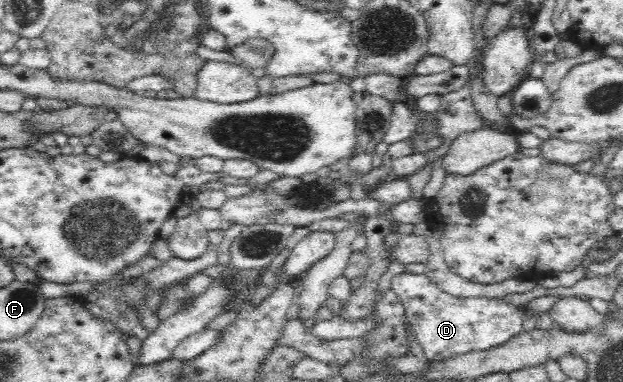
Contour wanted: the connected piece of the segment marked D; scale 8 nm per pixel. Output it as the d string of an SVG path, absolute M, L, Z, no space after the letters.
M401 273L391 276L391 290L402 302L407 321L411 323L411 327L415 331L415 335L417 335L417 341L425 351L425 357L429 361L443 362L443 360L459 356L459 354L467 354L475 350L489 350L507 343L511 338L522 332L525 317L523 317L523 313L519 308L505 304L502 299L455 298L441 291L423 273Z

